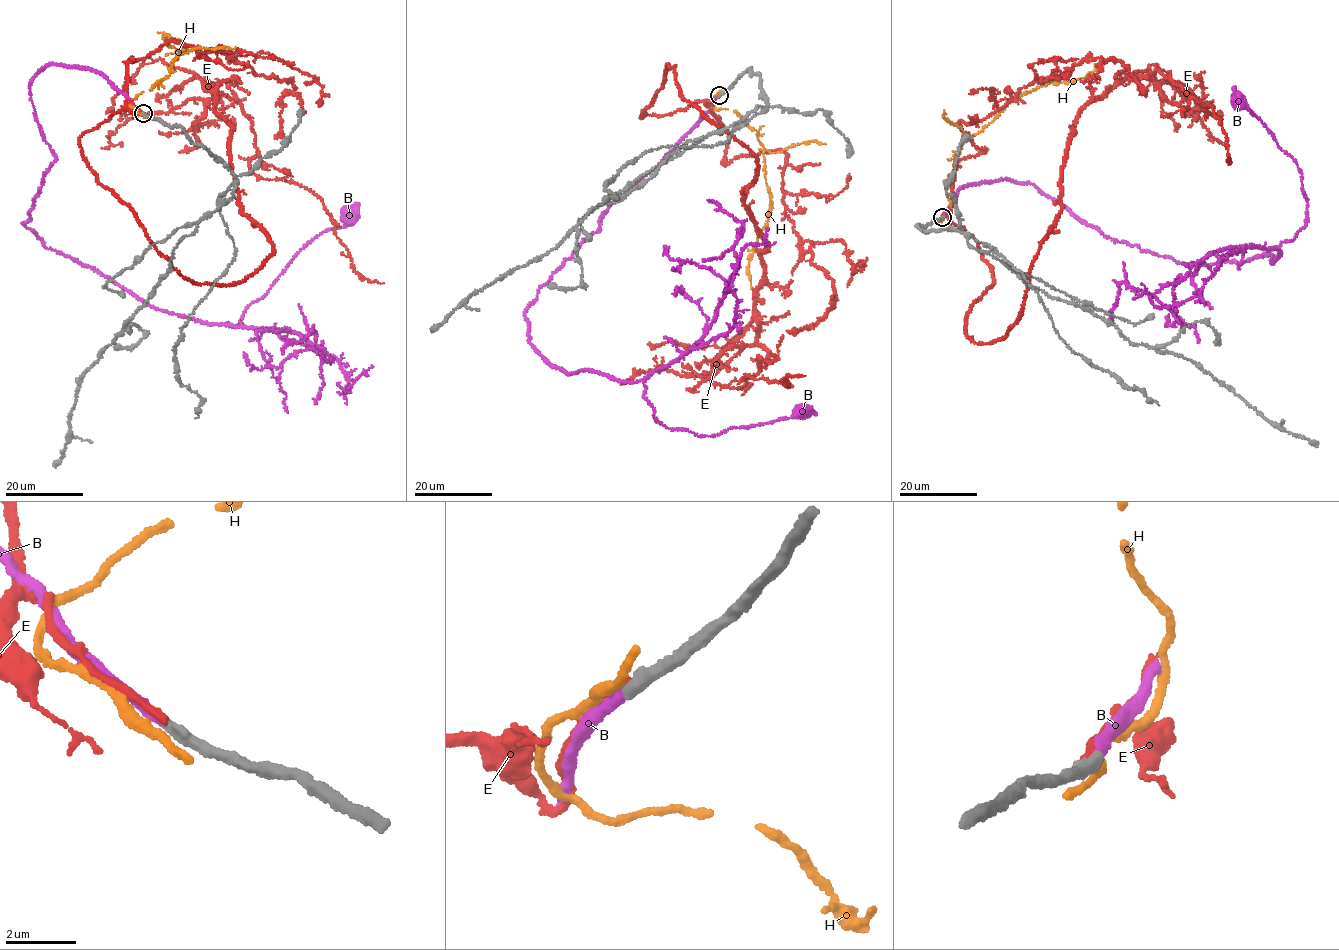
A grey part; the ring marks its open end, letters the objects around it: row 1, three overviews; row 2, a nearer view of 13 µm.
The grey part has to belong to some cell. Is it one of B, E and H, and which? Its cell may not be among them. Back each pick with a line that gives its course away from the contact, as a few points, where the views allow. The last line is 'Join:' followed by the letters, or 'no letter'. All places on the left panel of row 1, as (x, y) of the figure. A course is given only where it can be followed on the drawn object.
B: course (143, 113), (103, 75), (43, 67), (30, 97), (55, 158), (23, 224), (160, 310), (241, 323), (351, 217)
Join: B

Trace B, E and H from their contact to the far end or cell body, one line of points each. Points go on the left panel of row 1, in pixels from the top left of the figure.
B: (143, 113), (103, 75), (43, 67), (30, 97), (55, 158), (23, 224), (160, 310), (241, 323), (351, 217)
E: (143, 113), (83, 156), (191, 281), (273, 248), (205, 81), (249, 120), (249, 169), (307, 187), (383, 282)
H: (143, 114), (129, 103), (170, 75), (185, 49), (181, 42), (166, 35), (170, 47), (186, 52), (188, 45)

